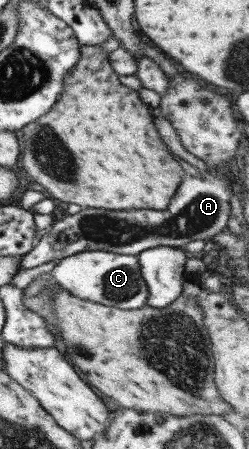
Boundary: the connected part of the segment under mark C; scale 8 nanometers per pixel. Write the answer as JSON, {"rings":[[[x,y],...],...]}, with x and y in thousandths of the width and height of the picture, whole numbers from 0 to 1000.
{"rings":[[[382,555],[241,575],[201,604],[201,615],[245,641],[333,668],[494,690],[542,690],[578,684],[598,659],[566,599],[554,570]]]}

